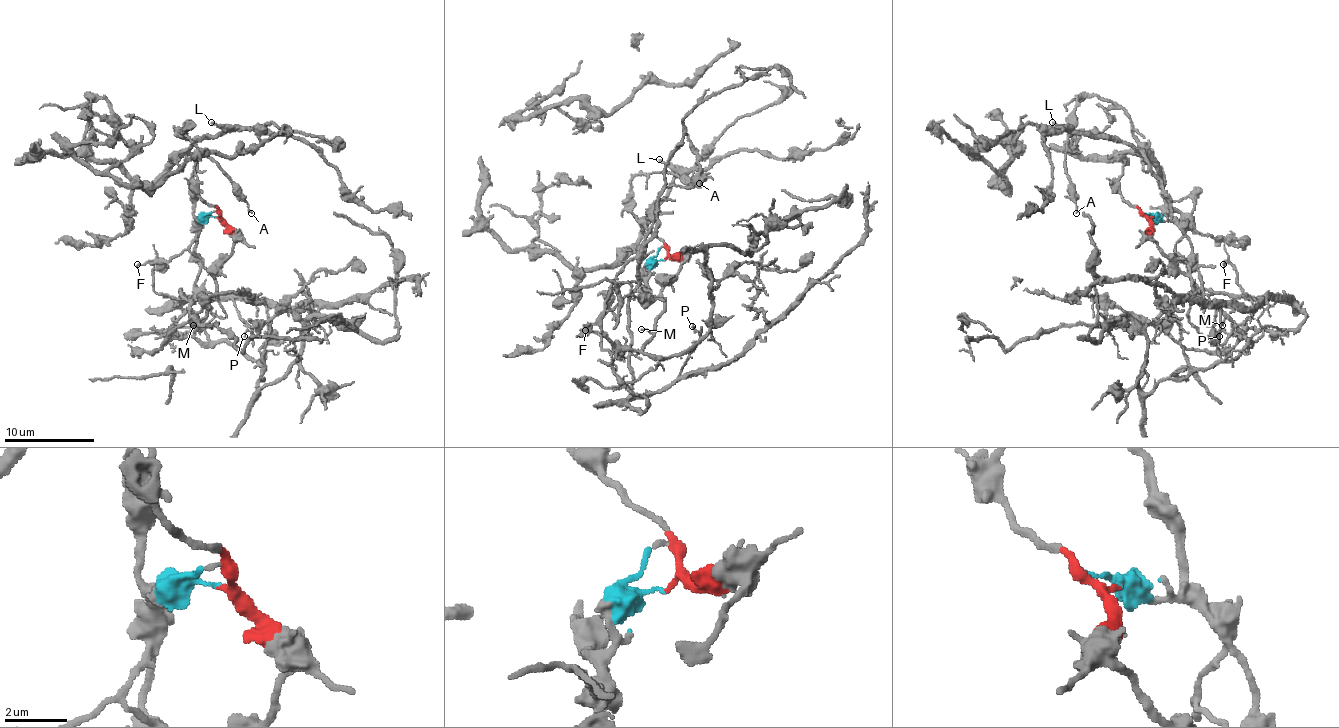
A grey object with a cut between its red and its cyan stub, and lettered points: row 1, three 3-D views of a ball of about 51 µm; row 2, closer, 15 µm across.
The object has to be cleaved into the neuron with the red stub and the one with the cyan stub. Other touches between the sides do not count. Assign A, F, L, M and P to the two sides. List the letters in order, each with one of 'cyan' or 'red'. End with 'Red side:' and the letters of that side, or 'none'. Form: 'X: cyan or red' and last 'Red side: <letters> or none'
A: cyan
F: red
L: cyan
M: red
P: red
Red side: F, M, P

